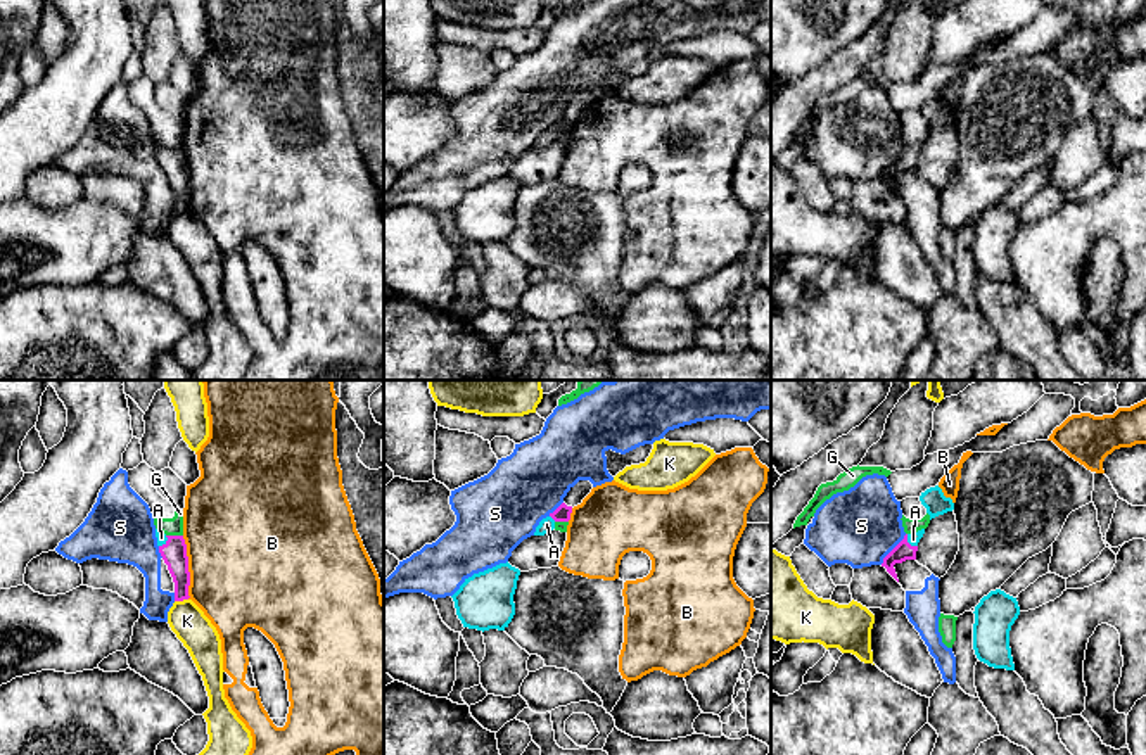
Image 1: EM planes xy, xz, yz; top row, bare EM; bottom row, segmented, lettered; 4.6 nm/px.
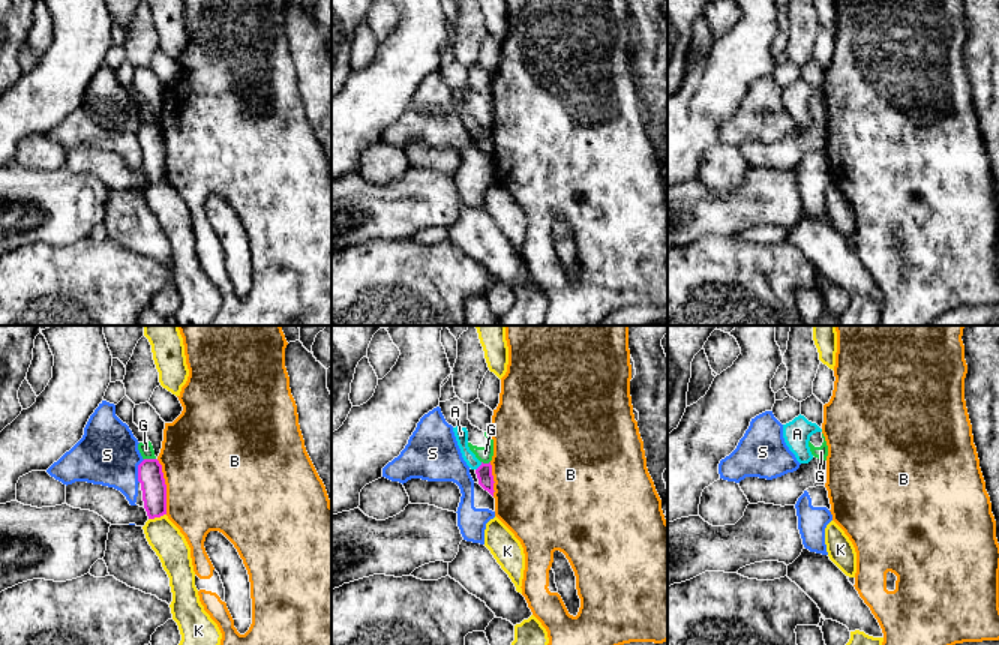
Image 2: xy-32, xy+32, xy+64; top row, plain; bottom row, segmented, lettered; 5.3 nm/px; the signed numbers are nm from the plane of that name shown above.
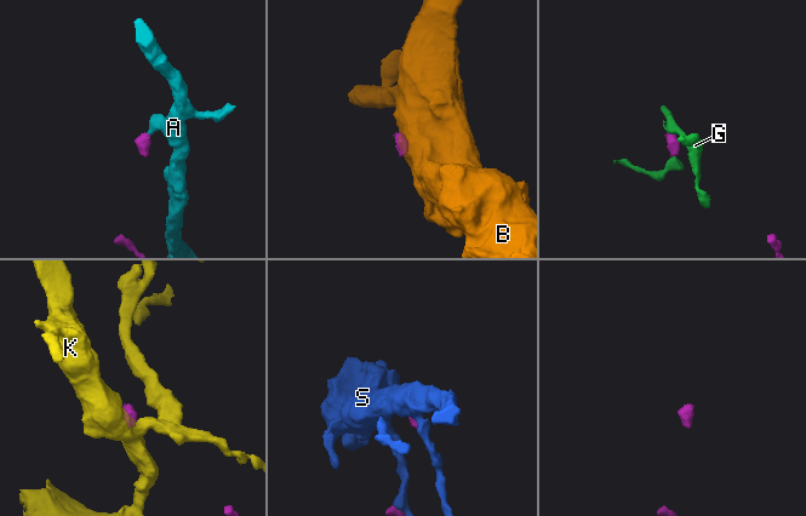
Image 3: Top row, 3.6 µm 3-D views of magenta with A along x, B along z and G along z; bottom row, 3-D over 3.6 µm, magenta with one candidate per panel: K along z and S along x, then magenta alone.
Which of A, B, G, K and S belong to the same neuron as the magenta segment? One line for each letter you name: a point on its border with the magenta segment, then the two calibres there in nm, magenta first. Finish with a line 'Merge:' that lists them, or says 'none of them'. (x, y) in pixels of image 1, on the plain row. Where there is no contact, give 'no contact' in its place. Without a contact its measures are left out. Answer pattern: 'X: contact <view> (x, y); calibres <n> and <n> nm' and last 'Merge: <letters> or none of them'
A: contact yz (908, 156); calibres 90 and 60 nm
Merge: A

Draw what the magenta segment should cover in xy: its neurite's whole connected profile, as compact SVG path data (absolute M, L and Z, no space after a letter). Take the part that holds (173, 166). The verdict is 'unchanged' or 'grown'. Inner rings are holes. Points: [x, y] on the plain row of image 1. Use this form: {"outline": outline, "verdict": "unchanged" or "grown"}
{"outline": "M156 142L159 166L175 195L175 214L188 213L190 185L183 149L166 149Z", "verdict": "grown"}

